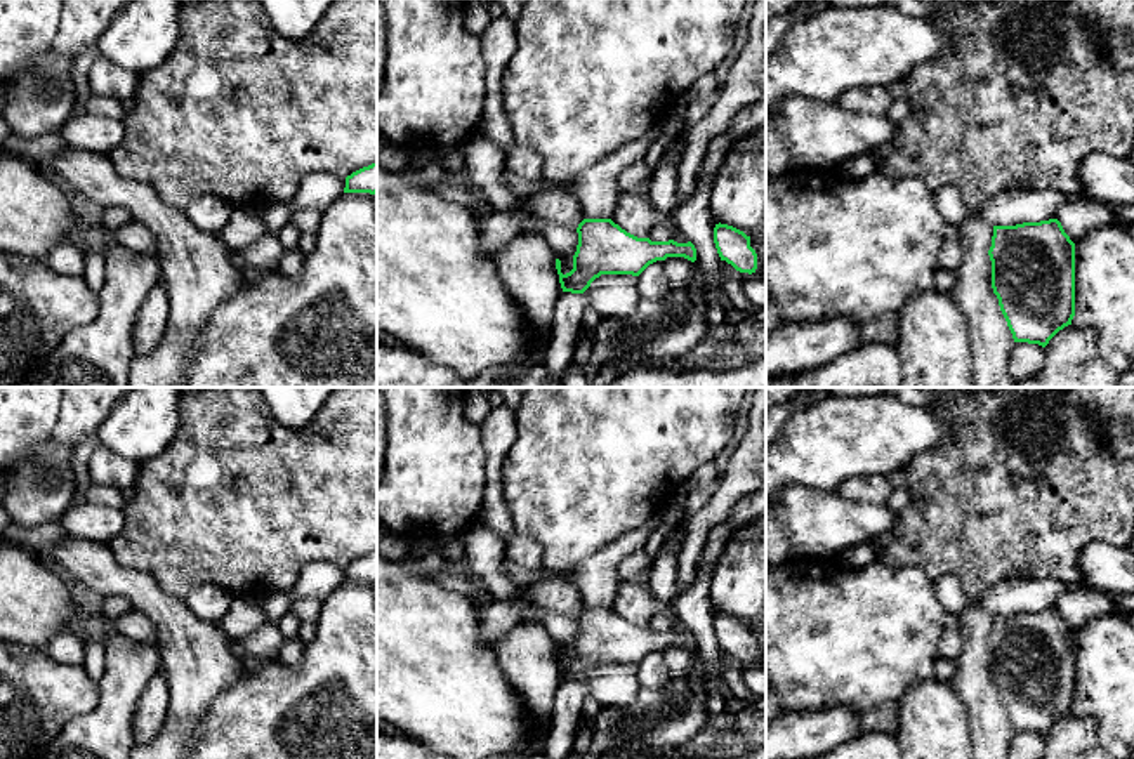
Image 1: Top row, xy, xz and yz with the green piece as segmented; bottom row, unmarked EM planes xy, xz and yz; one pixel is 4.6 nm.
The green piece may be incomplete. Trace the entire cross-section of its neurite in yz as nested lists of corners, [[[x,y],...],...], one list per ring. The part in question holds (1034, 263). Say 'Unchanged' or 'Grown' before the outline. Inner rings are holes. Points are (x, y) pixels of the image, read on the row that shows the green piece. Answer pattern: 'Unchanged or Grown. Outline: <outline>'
Unchanged. Outline: [[[1058,219],[993,226],[992,288],[1014,342],[1038,344],[1049,340],[1075,316],[1075,243]]]

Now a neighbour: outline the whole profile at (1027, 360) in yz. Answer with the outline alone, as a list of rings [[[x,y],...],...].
[[[1016,342],[1009,361],[1009,372],[1016,382],[1037,375],[1044,366],[1044,347],[1038,344]]]

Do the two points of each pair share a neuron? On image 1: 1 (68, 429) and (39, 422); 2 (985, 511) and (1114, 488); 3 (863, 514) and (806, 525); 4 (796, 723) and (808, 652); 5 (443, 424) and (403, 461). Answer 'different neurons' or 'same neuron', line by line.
1: different neurons
2: same neuron
3: same neuron
4: different neurons
5: same neuron

